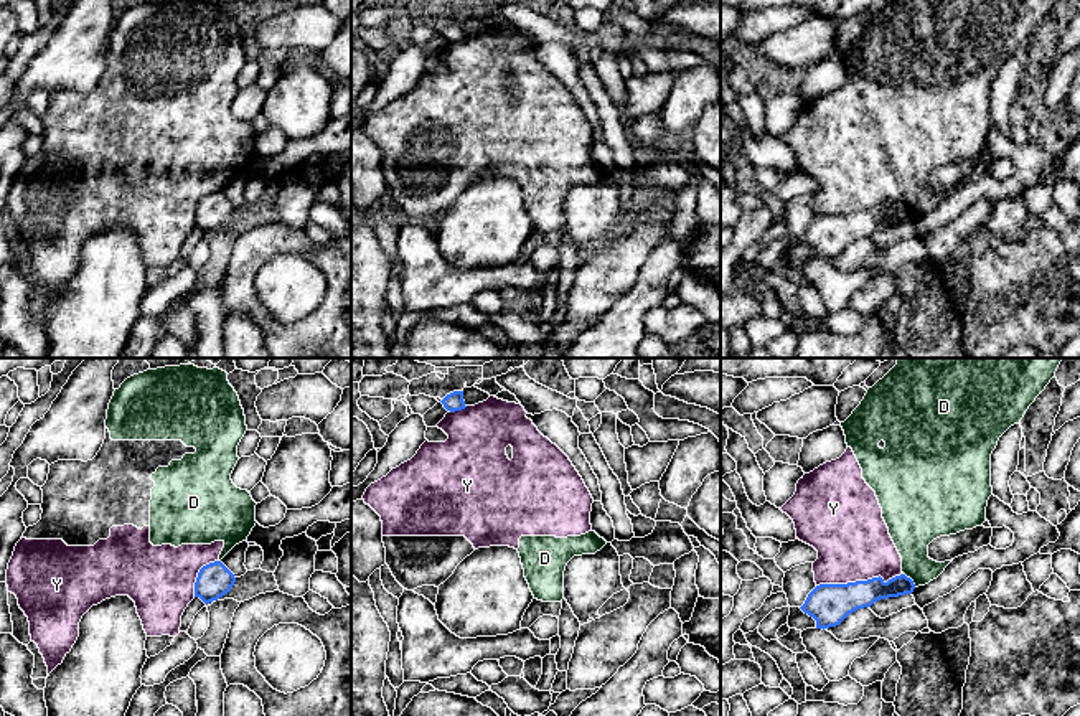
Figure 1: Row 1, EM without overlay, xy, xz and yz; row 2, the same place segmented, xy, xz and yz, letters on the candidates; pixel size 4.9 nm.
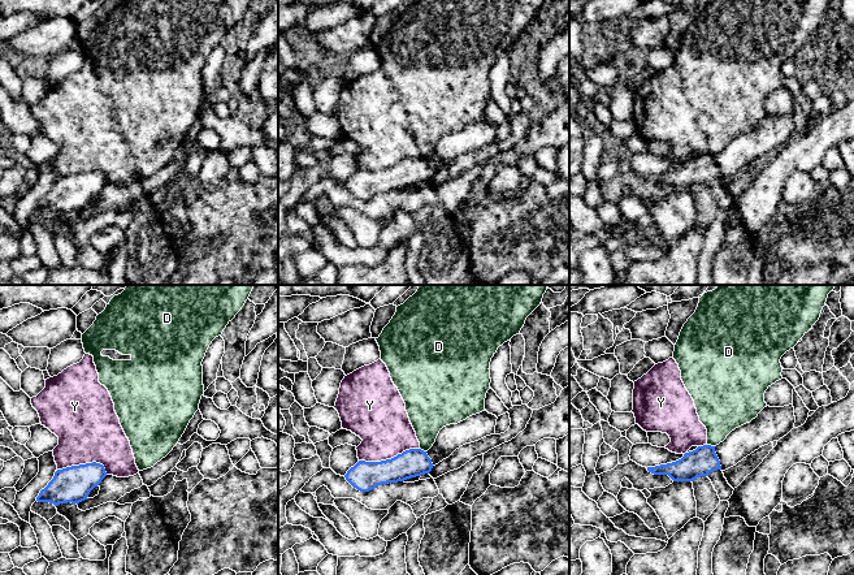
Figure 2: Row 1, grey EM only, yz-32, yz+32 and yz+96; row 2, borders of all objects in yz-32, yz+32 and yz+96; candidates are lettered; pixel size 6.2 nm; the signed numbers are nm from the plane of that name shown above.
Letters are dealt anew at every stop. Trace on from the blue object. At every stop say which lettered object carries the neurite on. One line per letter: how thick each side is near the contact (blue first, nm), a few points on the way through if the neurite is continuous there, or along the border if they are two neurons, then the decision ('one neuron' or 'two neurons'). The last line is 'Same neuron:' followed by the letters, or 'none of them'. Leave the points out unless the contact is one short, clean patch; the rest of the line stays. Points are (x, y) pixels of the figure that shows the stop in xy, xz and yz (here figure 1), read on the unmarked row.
D: calibres 130 and 220 nm; border yz (904, 203), (915, 216); two neurons
Y: calibres 200 and 360 nm; two neurons
Same neuron: none of them

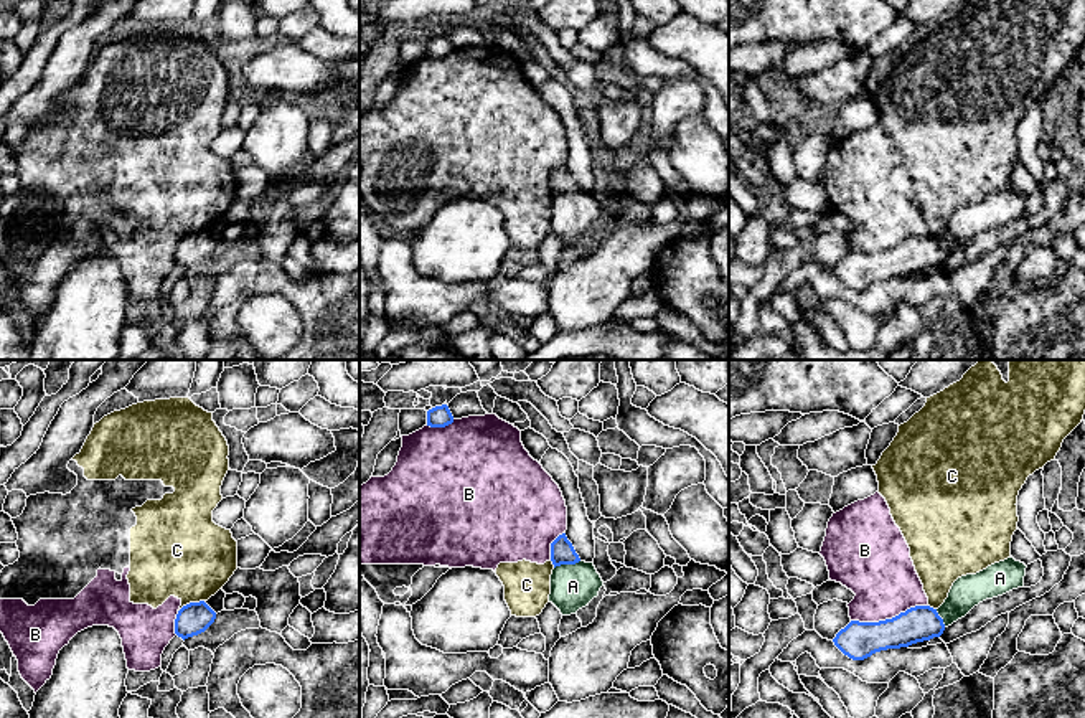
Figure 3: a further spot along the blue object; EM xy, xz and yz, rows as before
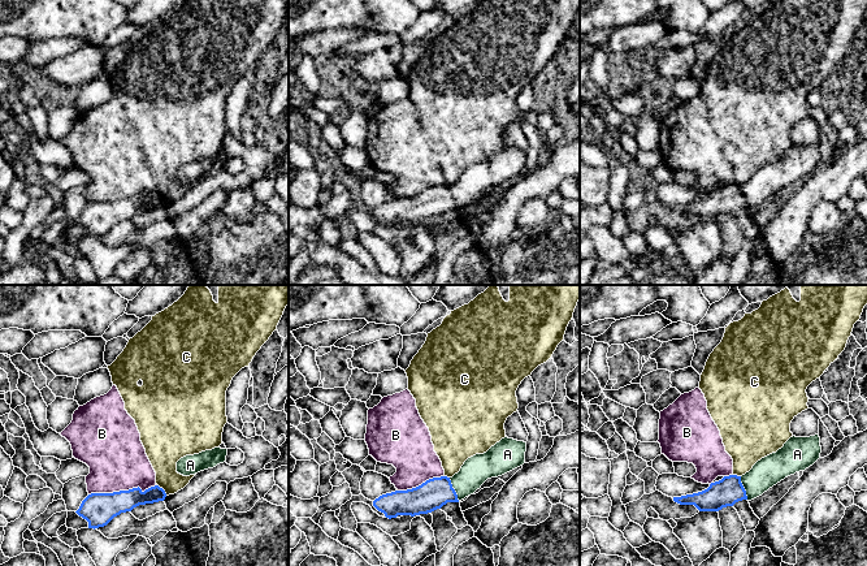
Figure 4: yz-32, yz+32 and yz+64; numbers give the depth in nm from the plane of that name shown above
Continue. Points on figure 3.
A: calibres 120 and 220 nm; way xz (563, 182), (566, 193), (573, 217); one neuron
B: calibres 180 and 320 nm; two neurons
C: calibres 160 and 420 nm; border xy (203, 230), (187, 233), (178, 241); two neurons
Same neuron: A

